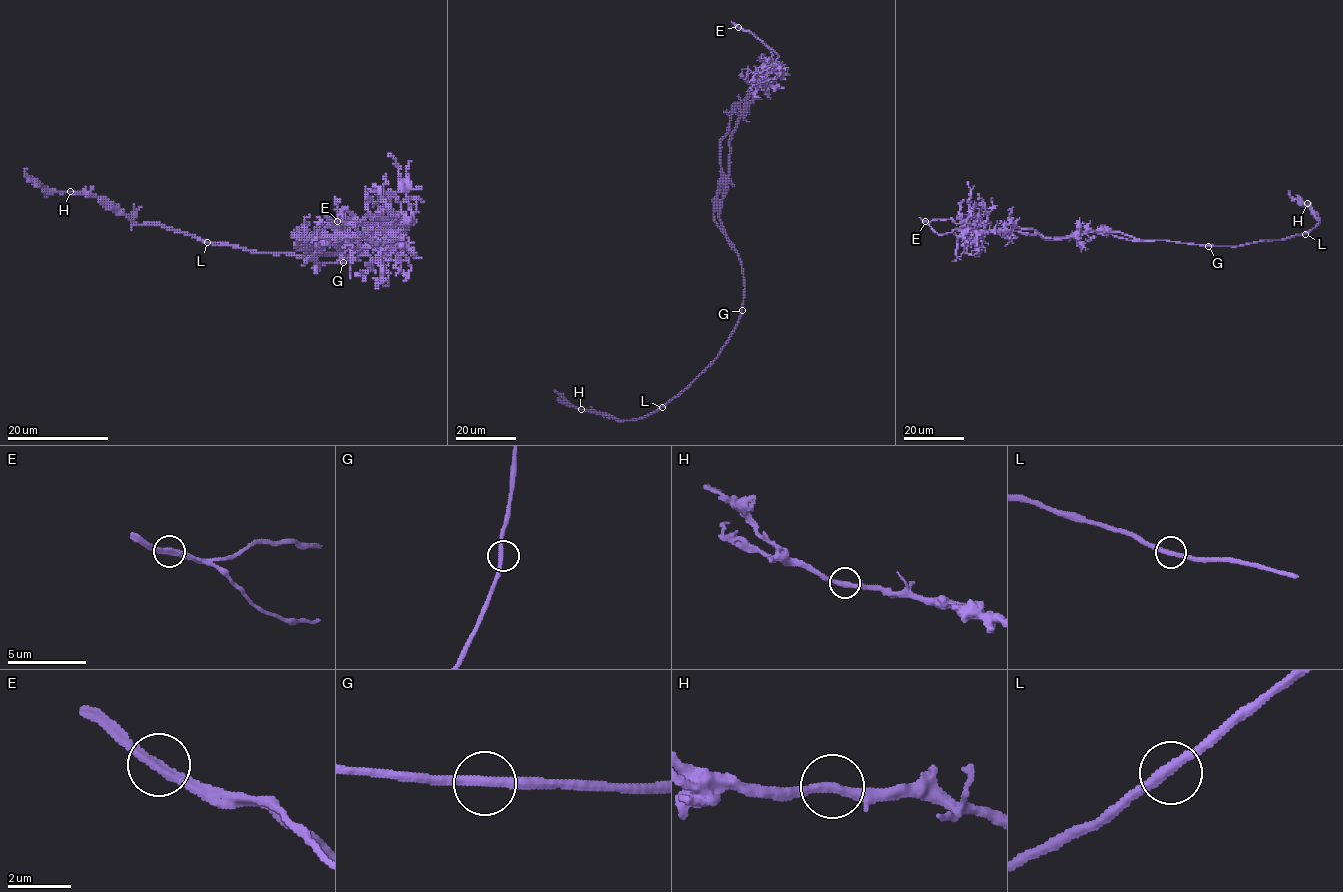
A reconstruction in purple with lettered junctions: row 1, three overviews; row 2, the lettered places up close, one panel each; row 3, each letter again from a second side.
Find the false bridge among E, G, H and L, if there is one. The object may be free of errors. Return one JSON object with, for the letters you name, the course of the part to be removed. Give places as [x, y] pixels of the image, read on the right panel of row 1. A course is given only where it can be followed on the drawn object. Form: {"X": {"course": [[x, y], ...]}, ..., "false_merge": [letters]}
{"E": {"course": [[925, 221], [964, 222], [964, 228], [975, 231], [1033, 228], [1048, 239], [1108, 233], [1147, 242]]}, "false_merge": ["E"]}

